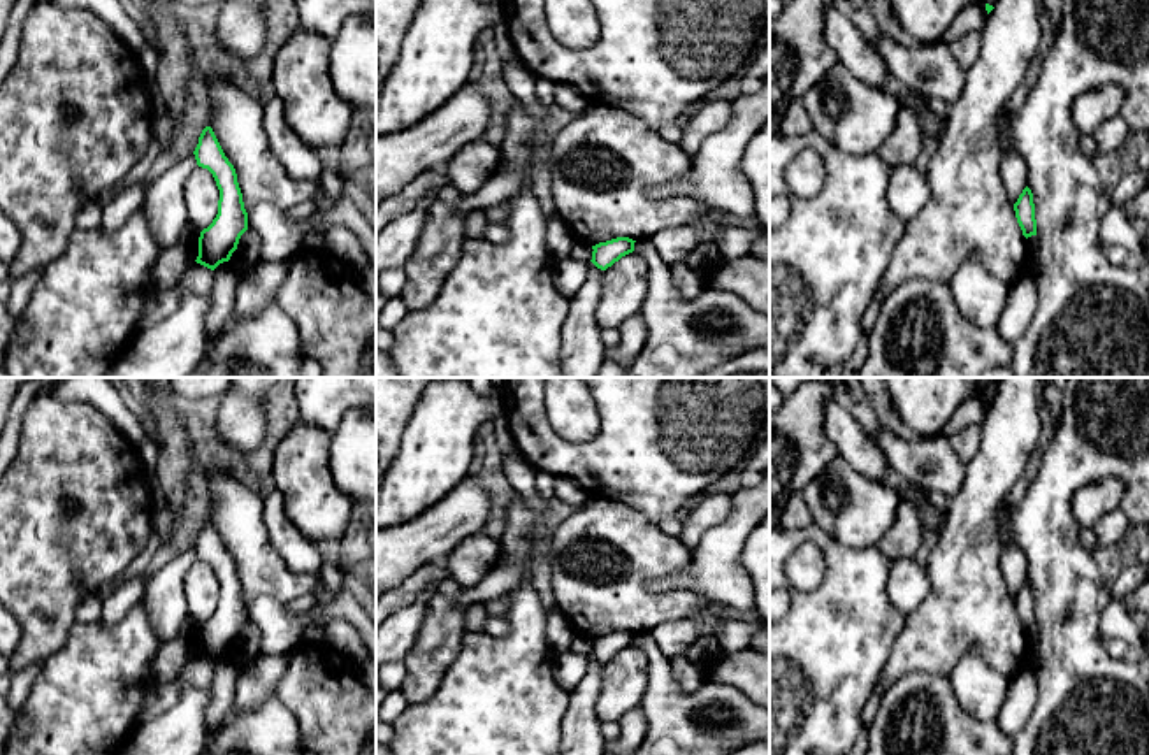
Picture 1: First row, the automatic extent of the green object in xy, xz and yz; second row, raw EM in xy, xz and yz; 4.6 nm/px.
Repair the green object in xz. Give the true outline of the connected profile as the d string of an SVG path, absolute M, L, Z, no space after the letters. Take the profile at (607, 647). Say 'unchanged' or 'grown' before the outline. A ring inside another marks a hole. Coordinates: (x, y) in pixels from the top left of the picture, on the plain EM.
unchanged; M617 630L606 636L599 636L596 639L592 639L592 657L601 662L606 664L608 660L611 660L615 655L618 655L622 650L629 648L634 644L634 636L629 630Z

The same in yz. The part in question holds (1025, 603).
unchanged; M1028 579L1023 583L1017 595L1014 597L1014 604L1023 629L1026 632L1037 629L1033 586Z

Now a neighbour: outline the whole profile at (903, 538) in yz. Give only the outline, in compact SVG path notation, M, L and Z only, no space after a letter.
M901 502L889 530L878 541L877 548L891 560L915 558L922 543L922 525L915 507Z

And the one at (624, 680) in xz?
M629 646L603 664L596 713L601 723L618 722L641 706L648 685L648 658L638 646Z

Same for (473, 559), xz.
M485 534L464 539L444 558L444 565L453 579L462 588L478 585L499 562L501 544Z

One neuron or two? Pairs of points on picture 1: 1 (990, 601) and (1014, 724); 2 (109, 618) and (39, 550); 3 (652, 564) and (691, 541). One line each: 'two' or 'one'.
1: two
2: two
3: two

